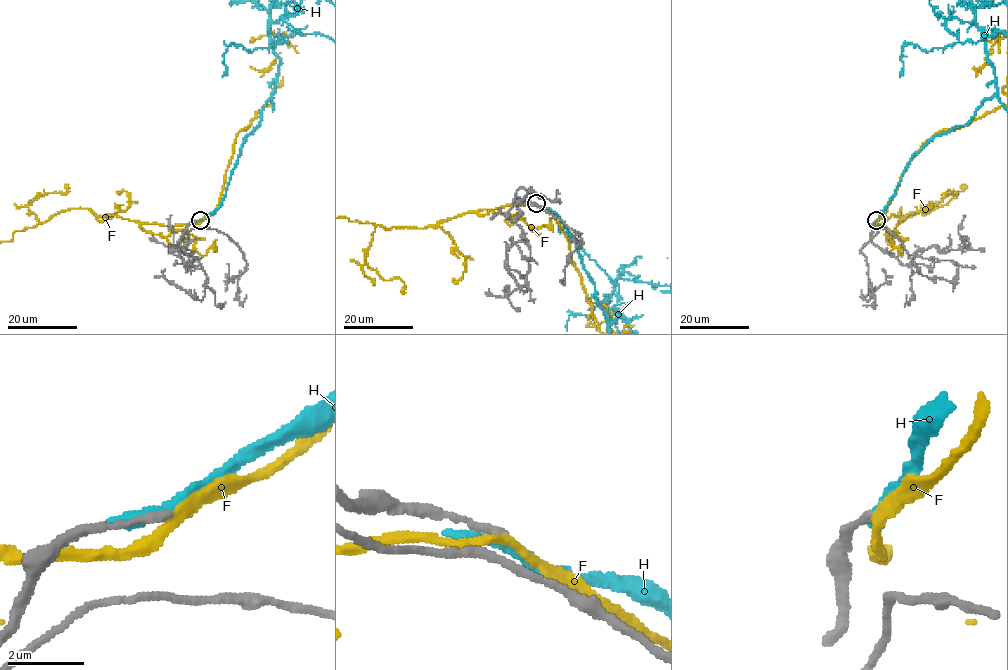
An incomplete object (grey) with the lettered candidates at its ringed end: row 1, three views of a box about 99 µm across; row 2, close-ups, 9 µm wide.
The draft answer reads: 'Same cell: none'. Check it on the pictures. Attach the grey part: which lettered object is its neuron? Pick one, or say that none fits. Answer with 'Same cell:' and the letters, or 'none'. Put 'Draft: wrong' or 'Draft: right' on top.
Draft: right
Same cell: none

